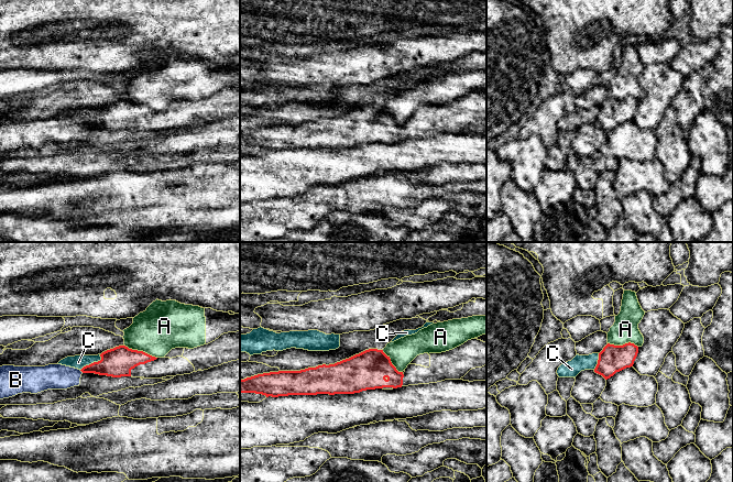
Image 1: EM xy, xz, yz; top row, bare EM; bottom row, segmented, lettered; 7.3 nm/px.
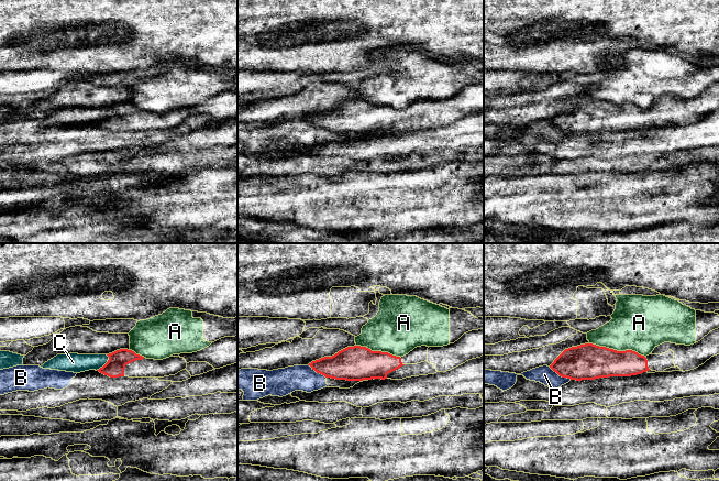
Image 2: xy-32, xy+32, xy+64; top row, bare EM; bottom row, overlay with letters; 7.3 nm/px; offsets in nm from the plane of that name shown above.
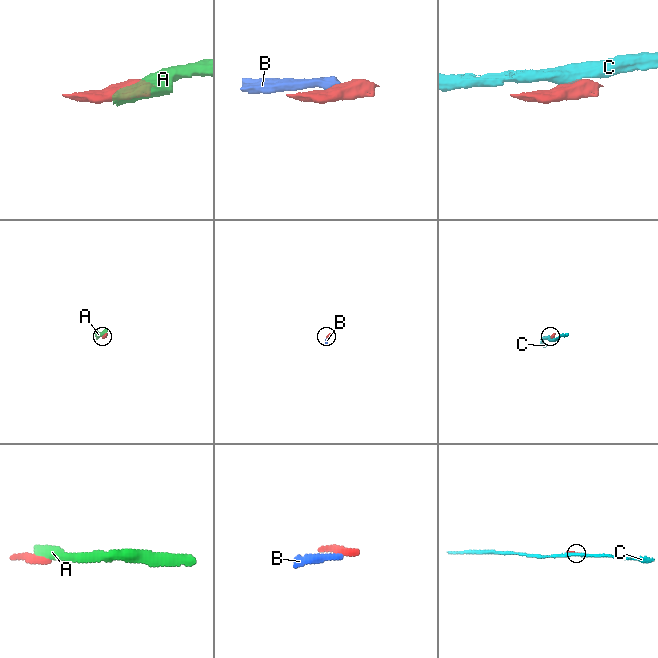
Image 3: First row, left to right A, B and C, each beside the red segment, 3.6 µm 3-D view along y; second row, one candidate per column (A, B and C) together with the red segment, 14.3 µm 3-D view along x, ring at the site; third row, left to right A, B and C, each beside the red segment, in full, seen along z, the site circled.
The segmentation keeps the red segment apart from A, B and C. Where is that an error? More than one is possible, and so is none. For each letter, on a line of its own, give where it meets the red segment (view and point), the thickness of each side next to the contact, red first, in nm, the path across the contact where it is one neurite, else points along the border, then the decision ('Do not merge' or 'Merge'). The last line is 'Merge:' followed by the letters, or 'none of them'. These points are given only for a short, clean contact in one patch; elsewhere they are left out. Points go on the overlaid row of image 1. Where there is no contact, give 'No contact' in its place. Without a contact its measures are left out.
A: Touches red at xy (141, 351). Thickness 220 nm (red) against 360 nm. Do not merge
B: Touches red at xy (81, 371). Thickness 200 nm (red) against 190 nm. Boundary: xy (79, 370), (83, 372). Do not merge
C: Touches red at xy (94, 362). Thickness 220 nm (red) against 100 nm. Boundary: xy (100, 354), (99, 360), (86, 364), (80, 370). Do not merge
Merge: none of them

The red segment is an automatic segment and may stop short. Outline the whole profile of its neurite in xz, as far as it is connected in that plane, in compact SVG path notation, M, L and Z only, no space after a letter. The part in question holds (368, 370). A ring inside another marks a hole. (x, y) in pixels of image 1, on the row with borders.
M475 338L446 352L419 354L403 372L396 370L383 350L369 349L335 364L270 372L240 380L240 393L266 397L354 394L460 380L470 370L484 365L486 342Z

